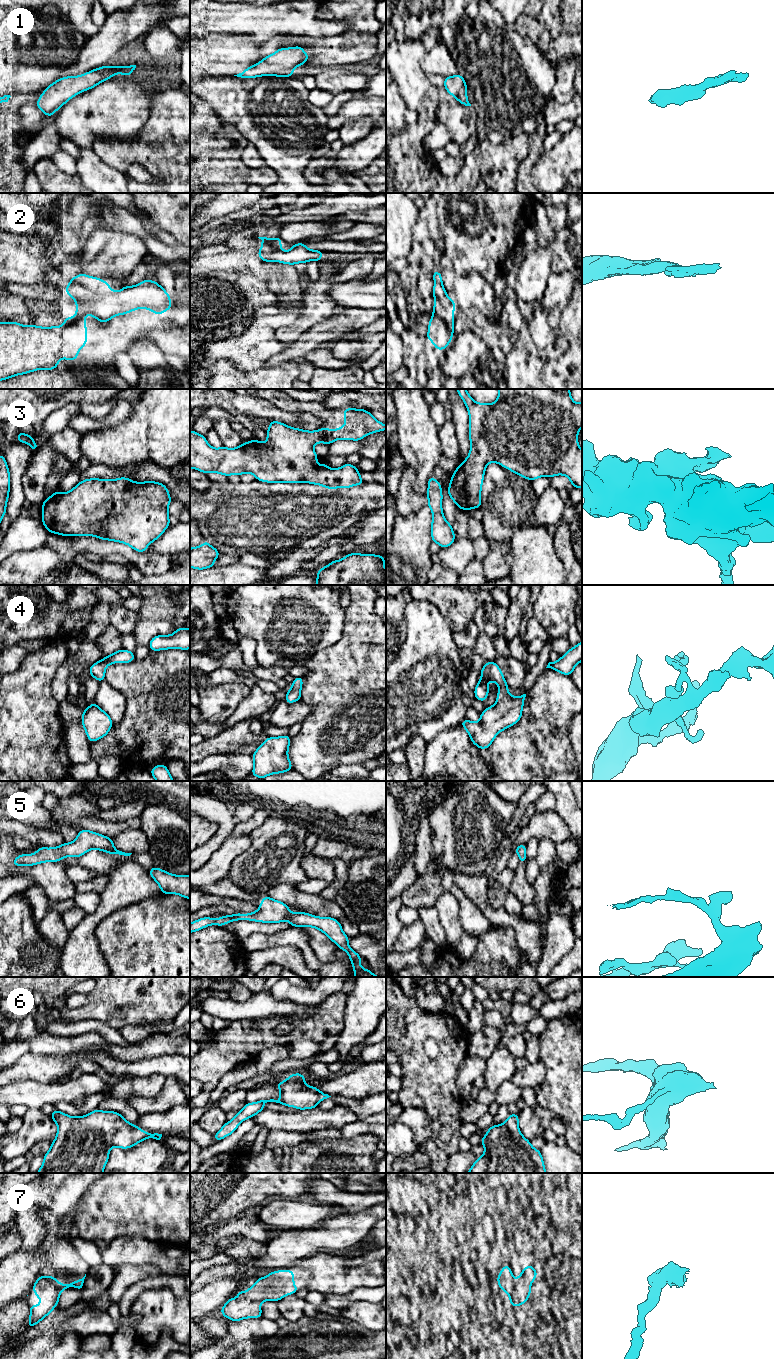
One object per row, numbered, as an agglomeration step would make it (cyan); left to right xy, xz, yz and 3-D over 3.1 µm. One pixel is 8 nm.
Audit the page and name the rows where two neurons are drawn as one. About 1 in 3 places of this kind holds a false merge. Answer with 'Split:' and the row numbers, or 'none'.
Split: 2

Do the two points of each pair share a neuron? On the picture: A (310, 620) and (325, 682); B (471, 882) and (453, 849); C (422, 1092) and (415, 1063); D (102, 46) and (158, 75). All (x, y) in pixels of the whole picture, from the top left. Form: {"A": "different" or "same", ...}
{"A": "different", "B": "different", "C": "same", "D": "same"}

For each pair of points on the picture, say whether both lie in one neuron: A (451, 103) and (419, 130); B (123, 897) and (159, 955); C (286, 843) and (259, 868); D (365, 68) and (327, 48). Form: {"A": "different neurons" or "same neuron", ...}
{"A": "same neuron", "B": "different neurons", "C": "same neuron", "D": "different neurons"}

